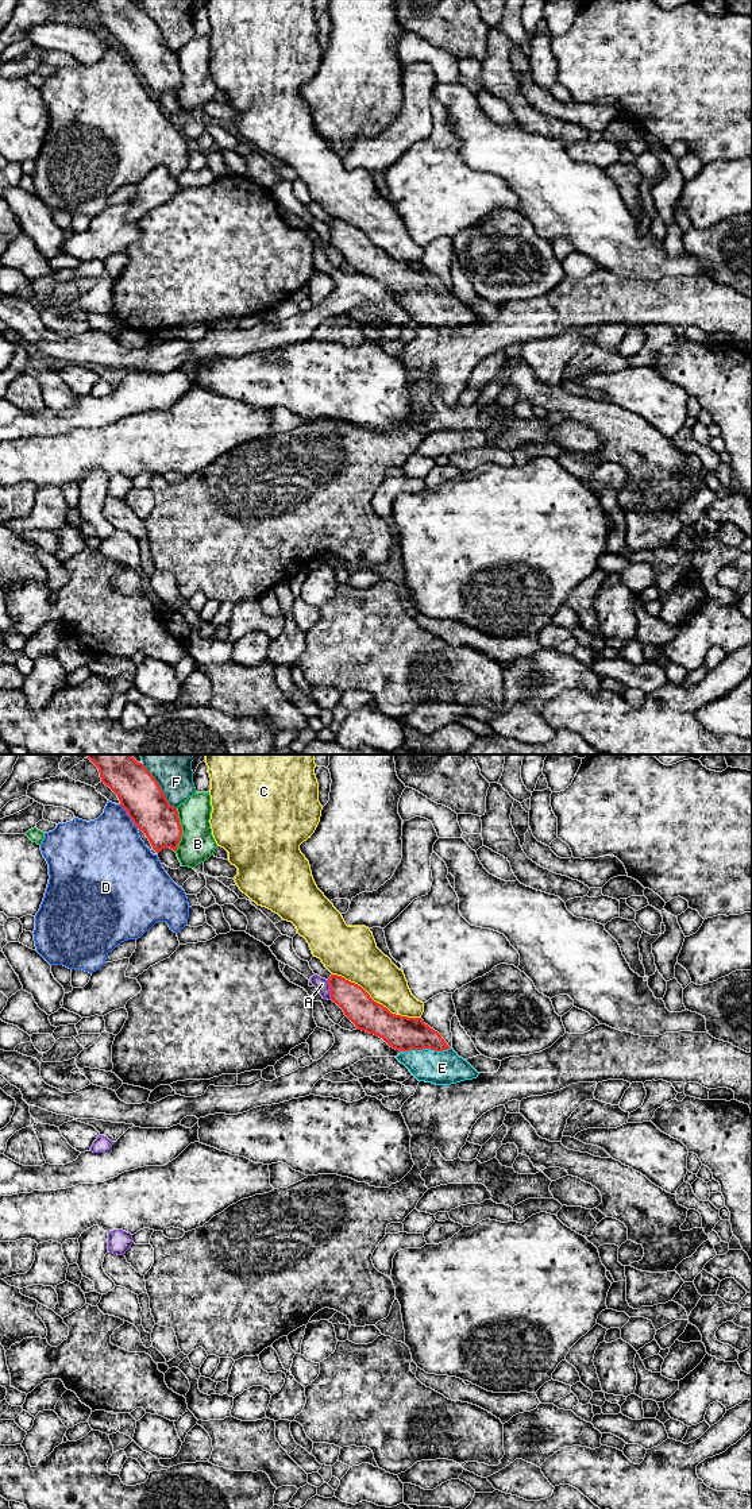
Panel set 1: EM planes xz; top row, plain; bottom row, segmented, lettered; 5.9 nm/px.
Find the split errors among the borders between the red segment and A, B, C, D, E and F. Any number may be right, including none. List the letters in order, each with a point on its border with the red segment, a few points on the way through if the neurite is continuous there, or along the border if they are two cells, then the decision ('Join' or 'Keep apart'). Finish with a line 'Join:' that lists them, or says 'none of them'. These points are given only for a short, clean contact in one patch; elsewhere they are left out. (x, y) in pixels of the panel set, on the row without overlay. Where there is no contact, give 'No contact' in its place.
A: Touches red at xz (330, 234). Boundary: xz (327, 224), (331, 243). Keep apart
B: Touches red at xz (181, 74). Keep apart
C: Touches red at xz (376, 246). Keep apart
D: Touches red at xz (128, 60). Keep apart
E: Touches red at xz (427, 292). Path across: xz (401, 277), (427, 292), (442, 312). Join
F: Touches red at xz (159, 31). Keep apart
Join: E

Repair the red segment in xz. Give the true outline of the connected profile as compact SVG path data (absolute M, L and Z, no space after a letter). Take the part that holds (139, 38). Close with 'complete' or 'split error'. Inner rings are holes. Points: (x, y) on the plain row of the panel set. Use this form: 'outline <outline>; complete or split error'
outline M88 0L88 3L99 12L101 27L117 39L120 50L135 70L146 78L153 93L157 97L165 92L176 96L182 78L178 55L169 49L161 30L147 12L132 0Z; complete

